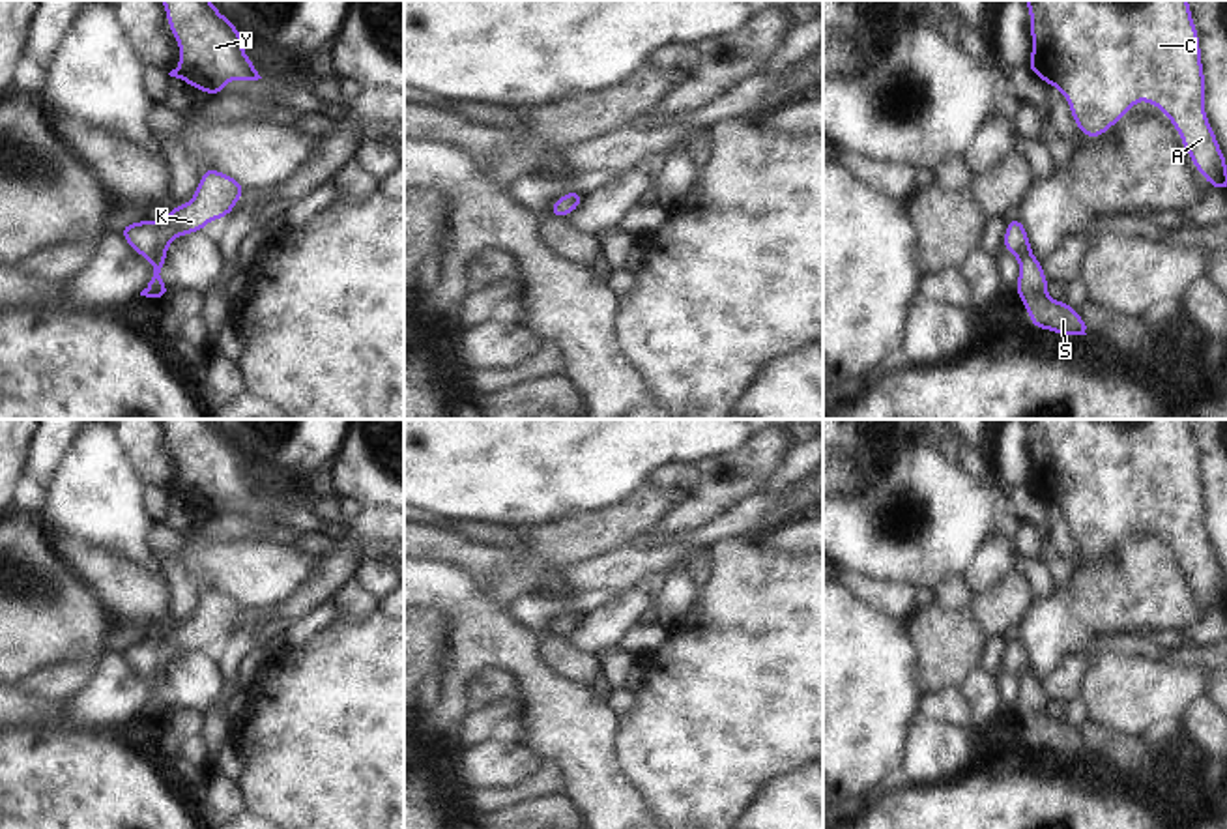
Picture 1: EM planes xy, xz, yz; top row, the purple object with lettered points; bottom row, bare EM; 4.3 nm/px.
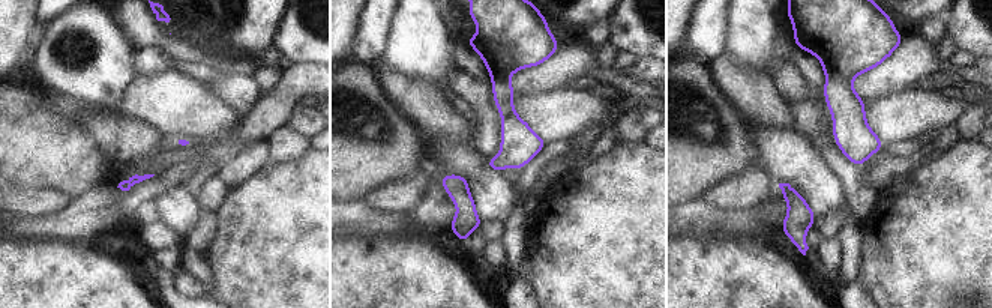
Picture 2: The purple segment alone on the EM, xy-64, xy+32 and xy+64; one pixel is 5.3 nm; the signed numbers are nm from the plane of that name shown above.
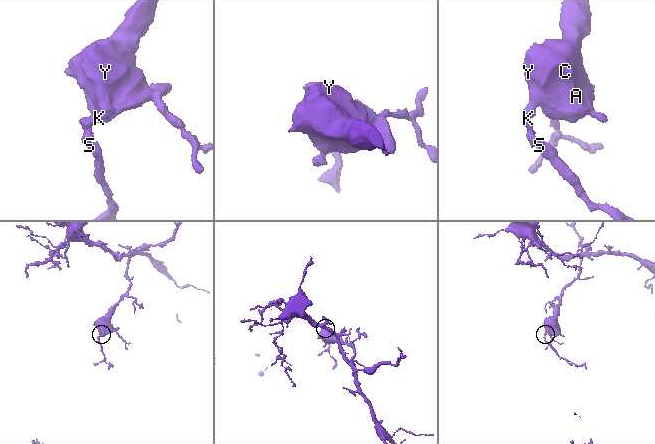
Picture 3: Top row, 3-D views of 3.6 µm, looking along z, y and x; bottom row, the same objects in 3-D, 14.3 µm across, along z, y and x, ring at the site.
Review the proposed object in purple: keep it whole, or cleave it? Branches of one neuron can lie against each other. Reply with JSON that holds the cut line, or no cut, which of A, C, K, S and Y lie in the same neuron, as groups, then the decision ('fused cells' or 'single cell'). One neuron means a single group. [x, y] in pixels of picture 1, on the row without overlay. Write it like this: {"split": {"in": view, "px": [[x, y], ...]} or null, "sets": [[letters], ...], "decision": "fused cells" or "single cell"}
{"split": null, "sets": [["A", "C", "K", "S", "Y"]], "decision": "single cell"}

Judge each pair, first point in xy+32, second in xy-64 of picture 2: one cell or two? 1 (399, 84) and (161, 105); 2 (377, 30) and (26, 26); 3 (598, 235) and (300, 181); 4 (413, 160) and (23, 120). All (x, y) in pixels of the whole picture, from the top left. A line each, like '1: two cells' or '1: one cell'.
1: two cells
2: two cells
3: one cell
4: one cell

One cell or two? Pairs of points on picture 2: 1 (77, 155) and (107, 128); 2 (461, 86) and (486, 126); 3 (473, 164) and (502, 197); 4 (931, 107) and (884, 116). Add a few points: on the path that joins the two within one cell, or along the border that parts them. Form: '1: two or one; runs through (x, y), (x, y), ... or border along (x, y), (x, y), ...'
1: two; border along (86, 128), (116, 166)
2: one; runs through (471, 93), (485, 107), (486, 116)
3: one; runs through (476, 172), (494, 190)
4: one; runs through (919, 111), (908, 116), (896, 116)

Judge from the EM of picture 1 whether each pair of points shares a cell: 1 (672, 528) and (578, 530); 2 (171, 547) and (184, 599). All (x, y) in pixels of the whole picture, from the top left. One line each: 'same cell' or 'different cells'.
1: different cells
2: same cell

